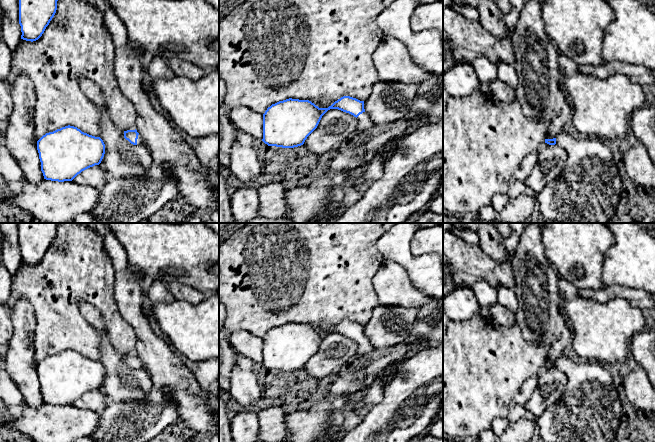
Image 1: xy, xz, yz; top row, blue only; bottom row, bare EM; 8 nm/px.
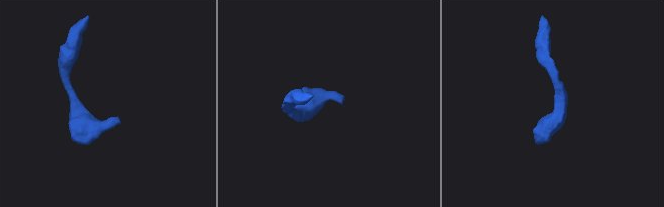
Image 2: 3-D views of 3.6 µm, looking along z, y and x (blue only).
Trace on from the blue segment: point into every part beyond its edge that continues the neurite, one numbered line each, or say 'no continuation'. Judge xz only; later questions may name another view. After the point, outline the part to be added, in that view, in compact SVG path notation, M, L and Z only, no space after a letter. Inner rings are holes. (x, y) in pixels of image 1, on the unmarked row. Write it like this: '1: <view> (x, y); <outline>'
1: xz (365, 348); M363 336L357 341L358 349L357 353L359 358L356 362L351 363L352 366L355 368L365 368L371 361L374 359L370 357L372 354L374 347L368 340L366 336Z

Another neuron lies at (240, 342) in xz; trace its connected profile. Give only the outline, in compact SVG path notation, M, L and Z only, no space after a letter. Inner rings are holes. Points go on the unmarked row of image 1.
M219 302L219 387L230 390L230 376L236 366L236 357L243 355L251 359L255 366L263 363L263 339L246 330L229 333L224 327L226 309Z

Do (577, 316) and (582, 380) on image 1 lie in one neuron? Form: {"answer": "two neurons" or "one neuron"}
{"answer": "two neurons"}

